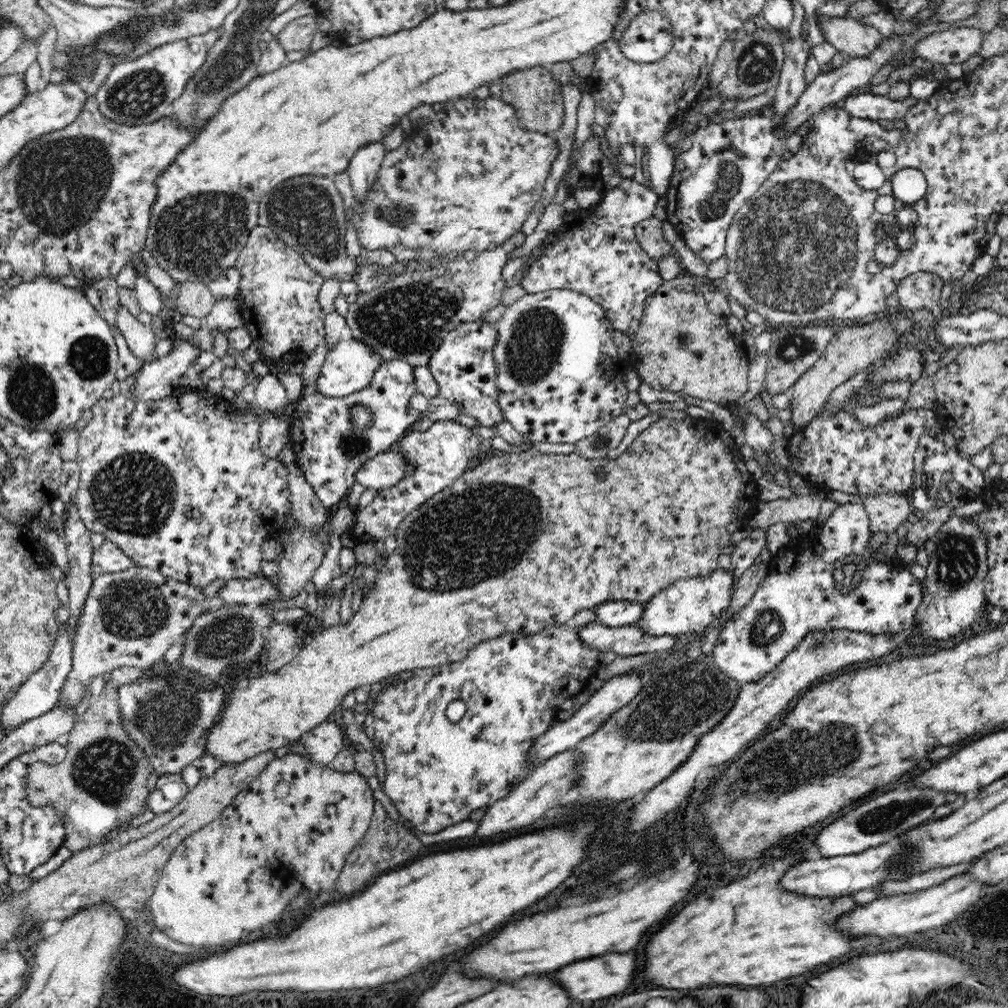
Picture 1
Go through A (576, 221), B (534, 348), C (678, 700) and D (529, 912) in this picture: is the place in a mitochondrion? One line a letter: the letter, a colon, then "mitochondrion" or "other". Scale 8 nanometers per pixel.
A: other
B: mitochondrion
C: mitochondrion
D: other

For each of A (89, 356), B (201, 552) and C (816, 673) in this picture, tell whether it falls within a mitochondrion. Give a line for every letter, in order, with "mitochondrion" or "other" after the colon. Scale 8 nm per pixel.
A: mitochondrion
B: other
C: other

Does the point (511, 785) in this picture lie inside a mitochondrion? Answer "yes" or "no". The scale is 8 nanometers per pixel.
no

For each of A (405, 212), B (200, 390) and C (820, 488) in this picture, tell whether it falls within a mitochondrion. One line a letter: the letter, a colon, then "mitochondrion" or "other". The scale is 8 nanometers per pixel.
A: mitochondrion
B: other
C: other

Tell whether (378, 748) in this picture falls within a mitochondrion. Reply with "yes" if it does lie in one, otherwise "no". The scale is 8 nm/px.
no

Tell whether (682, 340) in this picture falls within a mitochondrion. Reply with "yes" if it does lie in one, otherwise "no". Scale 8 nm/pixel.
yes

